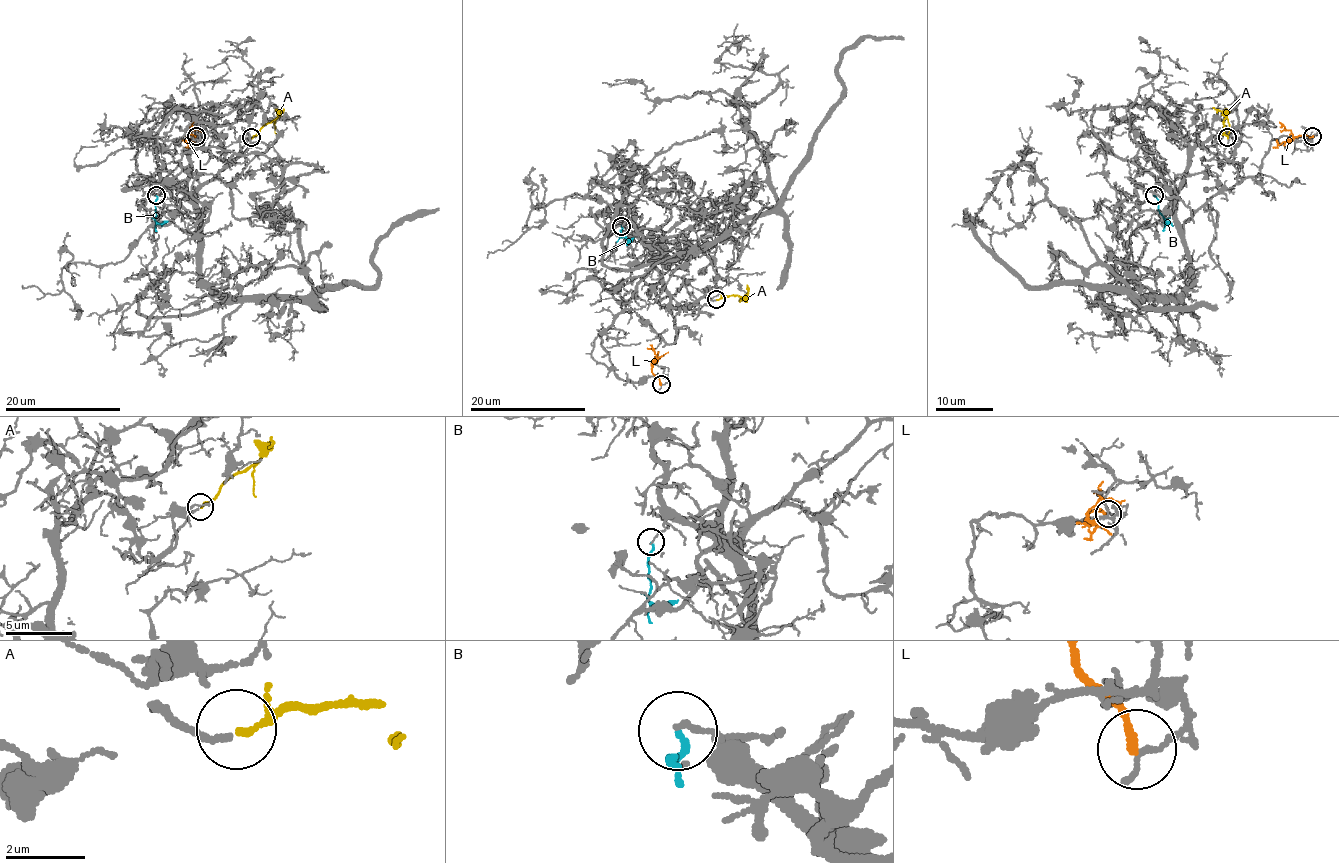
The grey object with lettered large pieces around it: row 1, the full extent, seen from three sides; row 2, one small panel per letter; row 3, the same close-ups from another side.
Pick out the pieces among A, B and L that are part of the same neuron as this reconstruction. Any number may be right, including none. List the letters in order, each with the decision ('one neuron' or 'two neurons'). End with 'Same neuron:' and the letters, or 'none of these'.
A: one neuron
B: two neurons
L: two neurons
Same neuron: A

